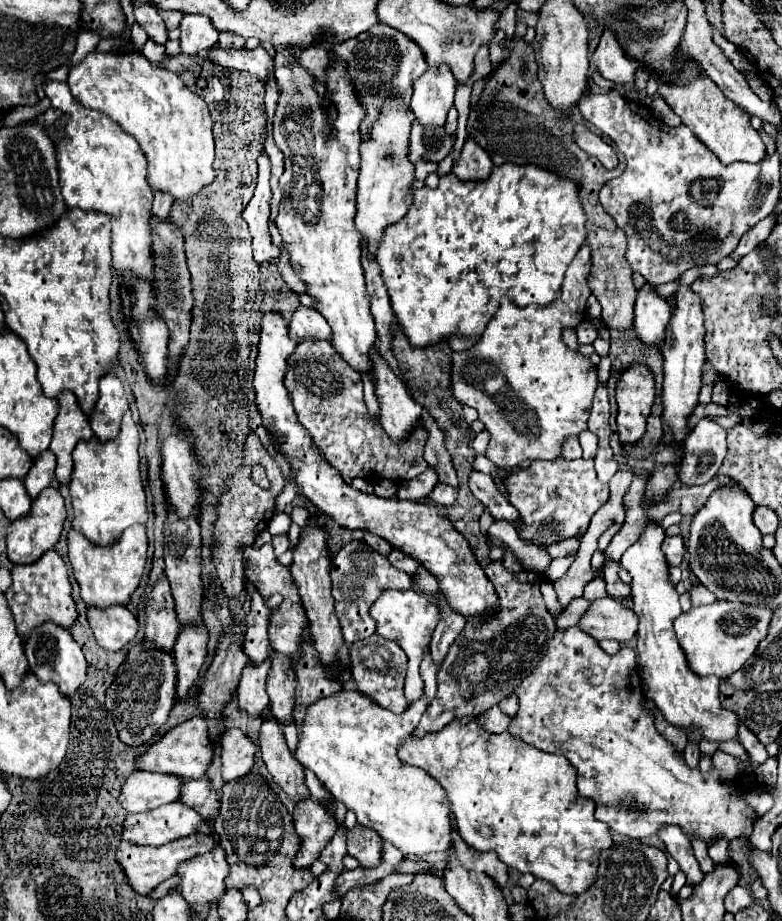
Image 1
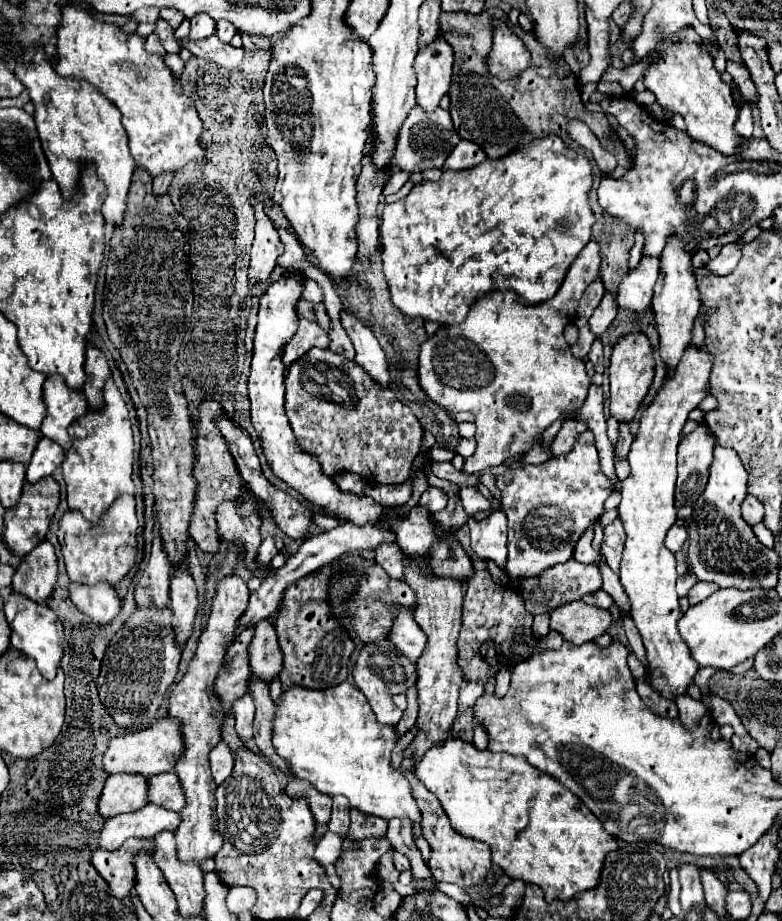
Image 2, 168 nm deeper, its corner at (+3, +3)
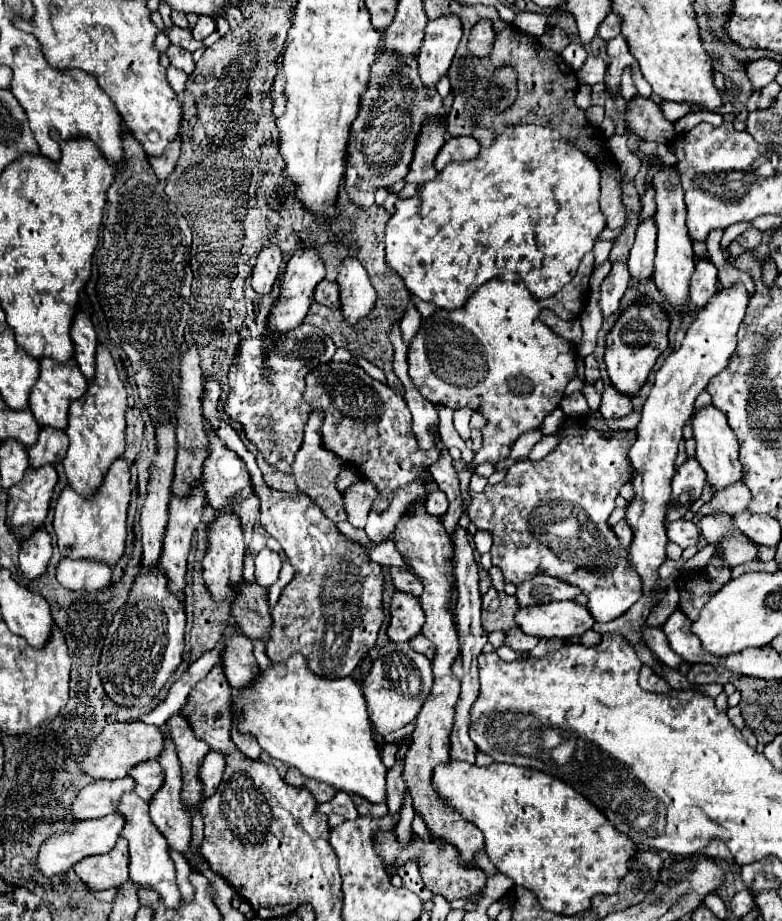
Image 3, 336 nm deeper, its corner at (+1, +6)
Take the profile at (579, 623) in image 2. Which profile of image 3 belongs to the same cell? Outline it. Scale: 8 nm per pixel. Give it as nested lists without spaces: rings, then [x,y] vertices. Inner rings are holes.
[[[553,601],[537,607],[521,607],[515,619],[527,635],[561,639],[581,637],[595,625],[589,609],[585,605],[577,605],[575,601]]]

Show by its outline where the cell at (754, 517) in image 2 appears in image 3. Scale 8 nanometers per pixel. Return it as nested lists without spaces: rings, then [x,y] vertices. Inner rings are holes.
[[[735,483],[723,491],[719,491],[709,503],[705,503],[701,509],[699,509],[699,515],[705,515],[705,513],[731,513],[731,515],[737,515],[737,513],[743,513],[747,511],[749,507],[749,489],[743,485],[743,483]]]

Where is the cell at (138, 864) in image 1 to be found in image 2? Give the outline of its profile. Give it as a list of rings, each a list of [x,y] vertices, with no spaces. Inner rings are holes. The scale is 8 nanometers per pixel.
[[[127,840],[119,850],[95,850],[91,856],[91,864],[97,874],[109,884],[111,894],[117,898],[125,898],[131,894],[131,886],[135,886],[135,868],[131,866],[131,858],[135,850],[151,850],[149,840]]]

